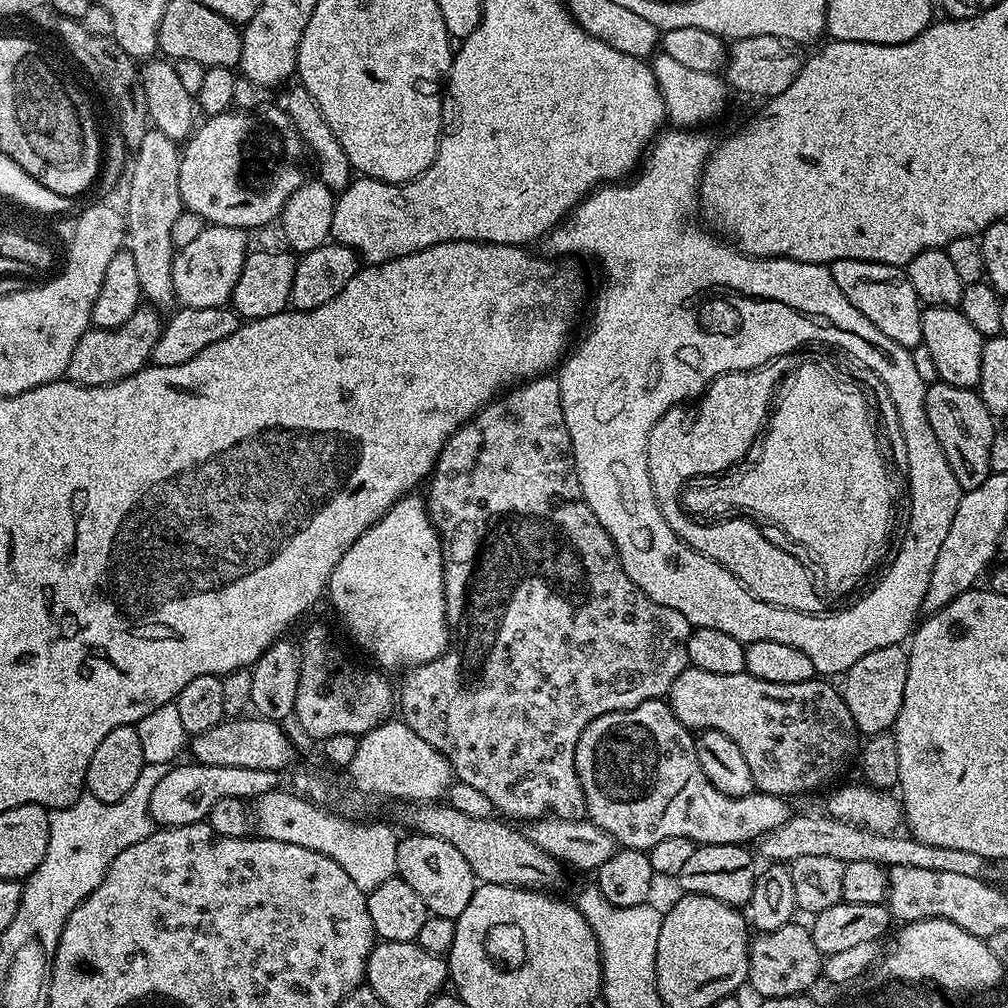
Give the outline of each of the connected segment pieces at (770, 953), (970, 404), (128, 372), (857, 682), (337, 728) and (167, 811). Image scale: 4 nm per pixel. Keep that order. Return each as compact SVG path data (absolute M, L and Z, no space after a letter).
M799 922L778 926L773 932L761 932L751 941L748 949L747 983L757 992L757 997L769 1000L783 996L807 993L822 976L822 954L814 946L814 938L807 927Z
M943 382L929 384L926 390L926 418L930 418L930 427L938 437L942 454L946 454L946 462L950 462L950 470L954 470L954 478L958 478L958 486L964 492L974 490L974 486L982 486L982 482L986 482L986 478L993 473L990 446L998 428L992 412L986 410L979 391Z
M141 306L125 324L117 328L89 327L86 334L74 346L74 358L70 358L66 376L73 384L90 386L102 386L113 384L122 378L130 378L149 367L154 342L158 342L162 327L161 313L152 306Z
M901 645L882 646L882 650L870 650L866 658L858 658L850 670L843 673L842 695L856 723L857 733L865 737L887 732L895 725L898 710L902 710L902 698L906 690L908 654Z
M310 629L298 647L300 673L294 720L312 736L313 741L322 742L333 734L354 734L359 738L393 715L394 684L392 688L391 682L384 677L387 675L375 667L359 668L351 664L332 645L326 629Z
M195 762L177 763L165 771L162 782L150 794L148 811L157 825L177 828L207 821L214 802L222 798L255 799L267 792L277 791L281 773L270 770L245 770L243 766L206 766Z

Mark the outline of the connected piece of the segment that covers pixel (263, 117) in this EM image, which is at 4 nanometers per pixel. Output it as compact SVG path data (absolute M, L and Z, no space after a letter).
M265 106L255 115L229 110L218 116L209 116L203 121L205 124L201 123L188 137L182 148L178 170L178 190L187 211L198 214L208 224L245 230L260 228L279 217L290 194L298 190L306 179L304 168L300 165L300 159L306 156L306 149L294 122L283 107L272 107Z

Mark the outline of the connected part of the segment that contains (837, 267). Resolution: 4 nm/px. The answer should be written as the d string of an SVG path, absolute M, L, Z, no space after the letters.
M846 258L835 260L830 266L834 282L838 282L838 290L846 294L850 306L862 314L862 318L870 318L886 338L898 342L898 346L906 349L917 348L924 342L922 338L922 305L918 294L914 294L914 286L910 286L910 278L903 267L894 264L879 264Z

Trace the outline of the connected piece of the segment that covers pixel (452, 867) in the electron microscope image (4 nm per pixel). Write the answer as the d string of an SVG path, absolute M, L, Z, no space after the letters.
M408 834L398 843L398 866L396 876L406 882L406 886L414 889L414 894L422 898L433 916L457 920L470 906L470 898L478 886L474 873L470 870L470 862L462 858L462 853L450 842L442 842L442 838Z

